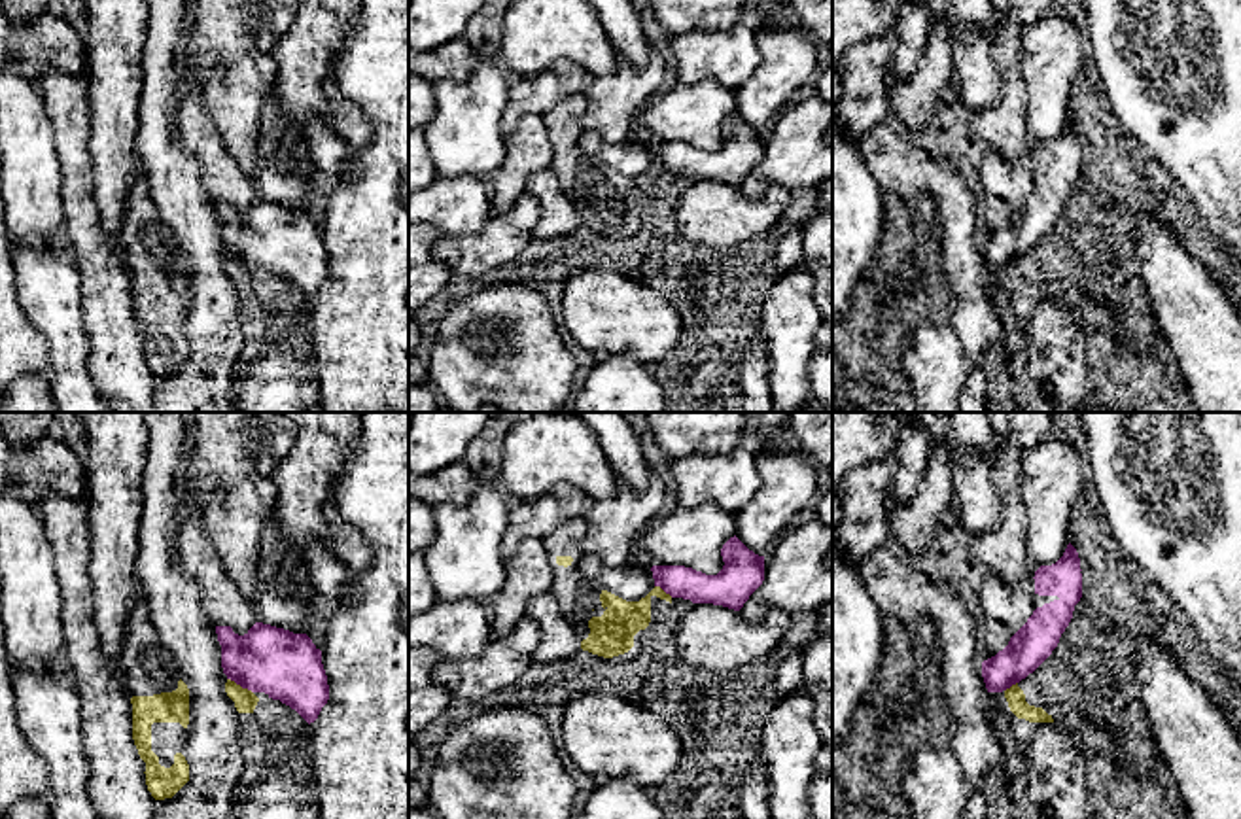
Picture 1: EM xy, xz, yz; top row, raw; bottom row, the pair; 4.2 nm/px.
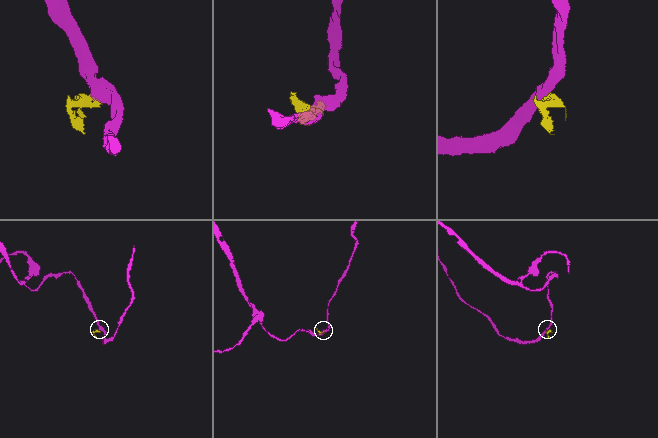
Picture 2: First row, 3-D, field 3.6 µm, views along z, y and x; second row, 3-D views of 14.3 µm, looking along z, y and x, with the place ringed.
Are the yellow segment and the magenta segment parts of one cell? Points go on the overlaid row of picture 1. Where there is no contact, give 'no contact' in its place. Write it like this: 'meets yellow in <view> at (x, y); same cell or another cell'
meets yellow in xy at (239, 685); another cell

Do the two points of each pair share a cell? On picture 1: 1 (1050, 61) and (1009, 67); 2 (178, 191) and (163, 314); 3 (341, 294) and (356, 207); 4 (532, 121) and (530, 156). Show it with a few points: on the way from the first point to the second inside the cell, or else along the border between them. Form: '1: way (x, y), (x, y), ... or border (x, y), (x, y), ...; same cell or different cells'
1: border (1035, 23), (1022, 40), (1020, 76), (1028, 108); different cells
2: border (186, 305), (182, 330); different cells
3: way (356, 273), (356, 227); same cell
4: way (530, 129), (530, 148); same cell

